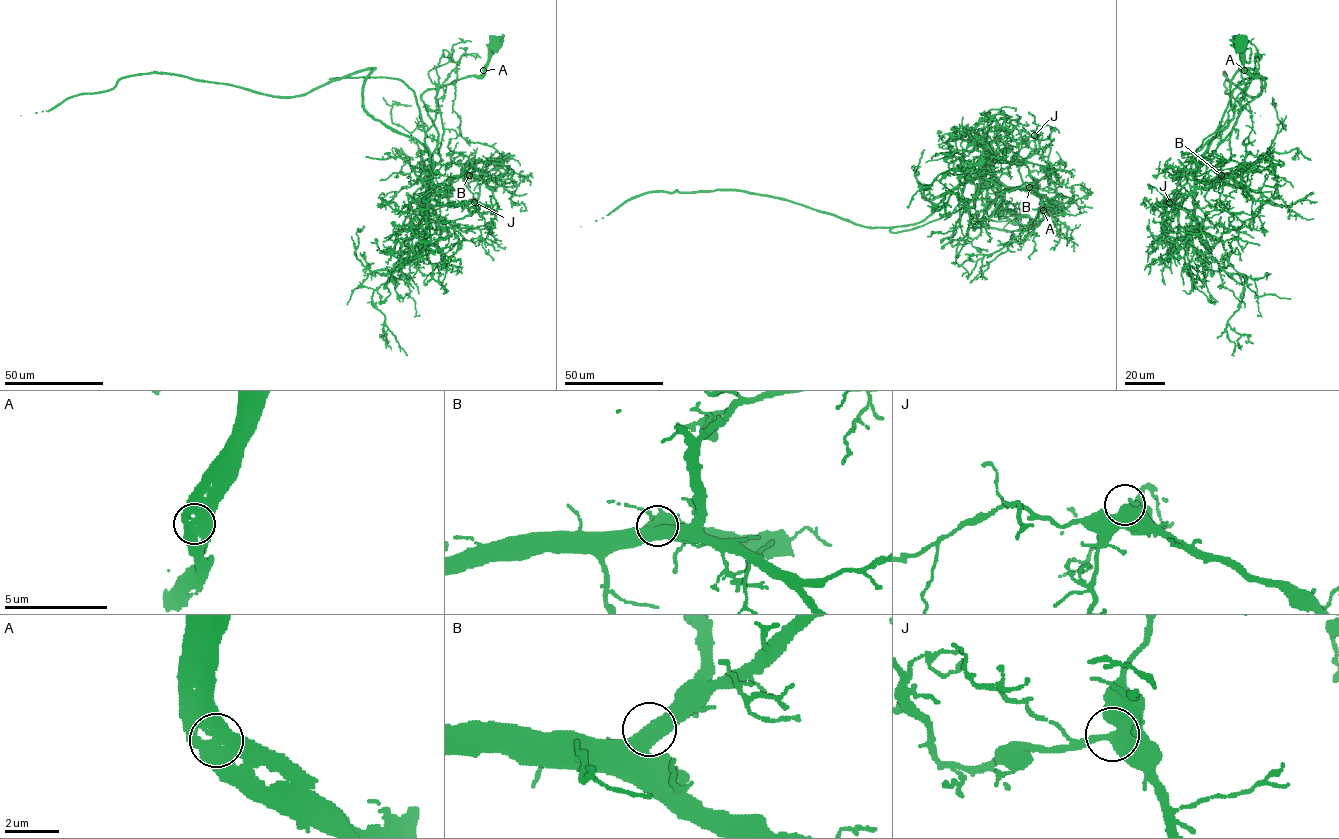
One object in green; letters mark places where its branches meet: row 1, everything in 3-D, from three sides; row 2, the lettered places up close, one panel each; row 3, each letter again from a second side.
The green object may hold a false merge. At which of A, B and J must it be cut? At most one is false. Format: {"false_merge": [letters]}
{"false_merge": []}

